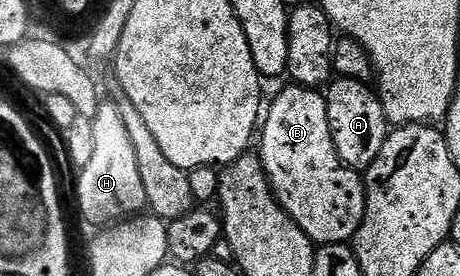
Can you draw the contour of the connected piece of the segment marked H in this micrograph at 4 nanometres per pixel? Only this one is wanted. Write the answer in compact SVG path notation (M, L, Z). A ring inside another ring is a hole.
M100 103L90 122L93 126L93 154L87 165L77 172L79 212L91 224L111 226L147 208L145 186L141 186L141 174L137 171L133 142L129 142L129 130L125 130L125 122L121 122L121 114L115 109L114 103Z

